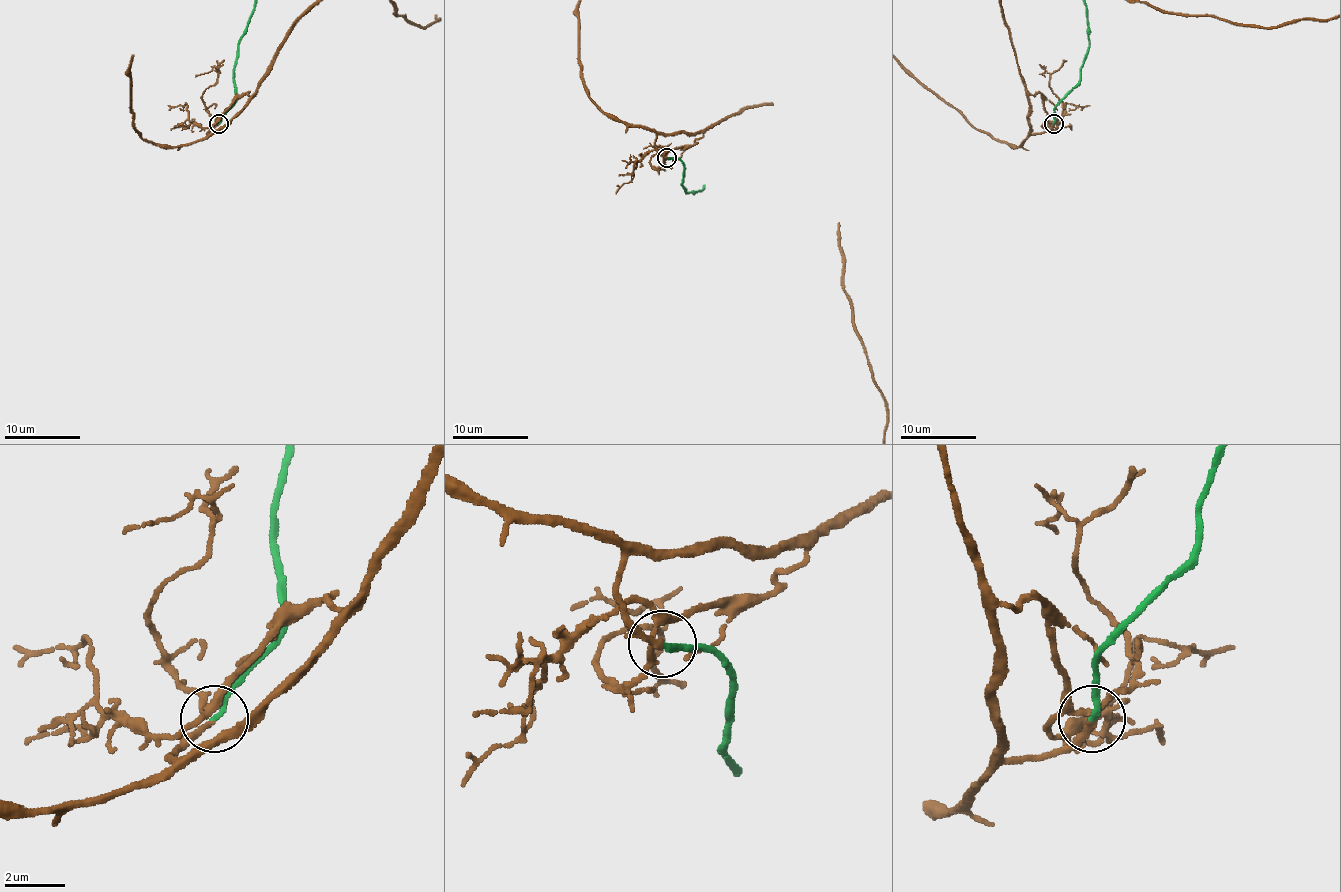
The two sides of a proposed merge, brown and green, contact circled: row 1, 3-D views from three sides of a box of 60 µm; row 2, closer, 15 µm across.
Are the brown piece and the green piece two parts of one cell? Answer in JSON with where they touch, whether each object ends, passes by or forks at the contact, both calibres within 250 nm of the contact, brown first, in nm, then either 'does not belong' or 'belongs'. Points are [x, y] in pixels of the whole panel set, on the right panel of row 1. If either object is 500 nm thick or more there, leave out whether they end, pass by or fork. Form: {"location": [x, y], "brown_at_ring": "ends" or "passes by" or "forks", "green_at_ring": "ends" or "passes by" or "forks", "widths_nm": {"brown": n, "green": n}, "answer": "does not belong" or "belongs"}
{"location": [1053, 123], "brown_at_ring": "forks", "green_at_ring": "ends", "widths_nm": {"brown": 120, "green": 200}, "answer": "belongs"}

